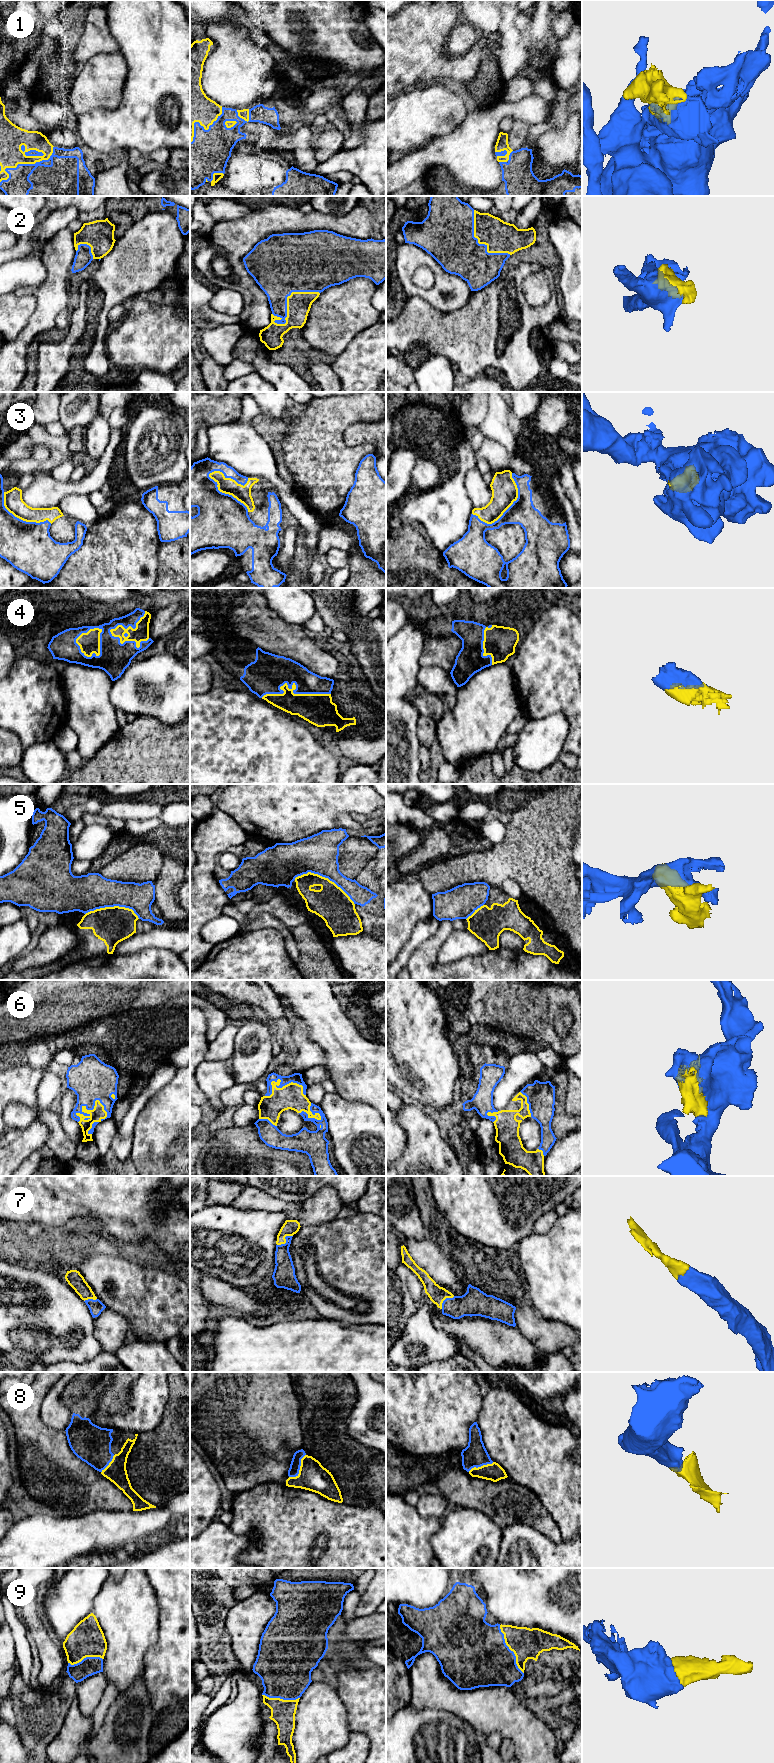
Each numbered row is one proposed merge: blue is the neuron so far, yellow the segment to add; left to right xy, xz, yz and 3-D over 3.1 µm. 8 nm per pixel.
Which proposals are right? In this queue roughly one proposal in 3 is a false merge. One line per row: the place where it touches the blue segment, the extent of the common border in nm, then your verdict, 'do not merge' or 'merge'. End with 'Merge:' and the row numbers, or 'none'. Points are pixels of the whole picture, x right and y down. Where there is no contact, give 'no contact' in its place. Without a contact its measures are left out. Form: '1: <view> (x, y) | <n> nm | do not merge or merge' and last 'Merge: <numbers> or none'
1: xy (24, 164) | 500 nm | merge
2: xz (286, 300) | 440 nm | merge
3: xz (227, 494) | 440 nm | merge
4: xz (291, 688) | 550 nm | merge
5: xz (325, 877) | 550 nm | do not merge
6: xy (93, 1106) | 260 nm | merge
7: xz (286, 1240) | 150 nm | merge
8: xz (299, 1468) | 240 nm | merge
9: yz (509, 1649) | 440 nm | merge
Merge: 1, 2, 3, 4, 6, 7, 8, 9

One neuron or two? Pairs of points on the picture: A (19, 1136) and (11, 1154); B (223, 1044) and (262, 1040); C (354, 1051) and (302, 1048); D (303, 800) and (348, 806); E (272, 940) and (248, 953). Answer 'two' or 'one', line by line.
A: one
B: two
C: two
D: one
E: one

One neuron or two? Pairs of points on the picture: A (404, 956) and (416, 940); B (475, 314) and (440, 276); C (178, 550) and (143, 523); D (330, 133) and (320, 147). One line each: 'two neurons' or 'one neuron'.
A: one neuron
B: two neurons
C: two neurons
D: one neuron

